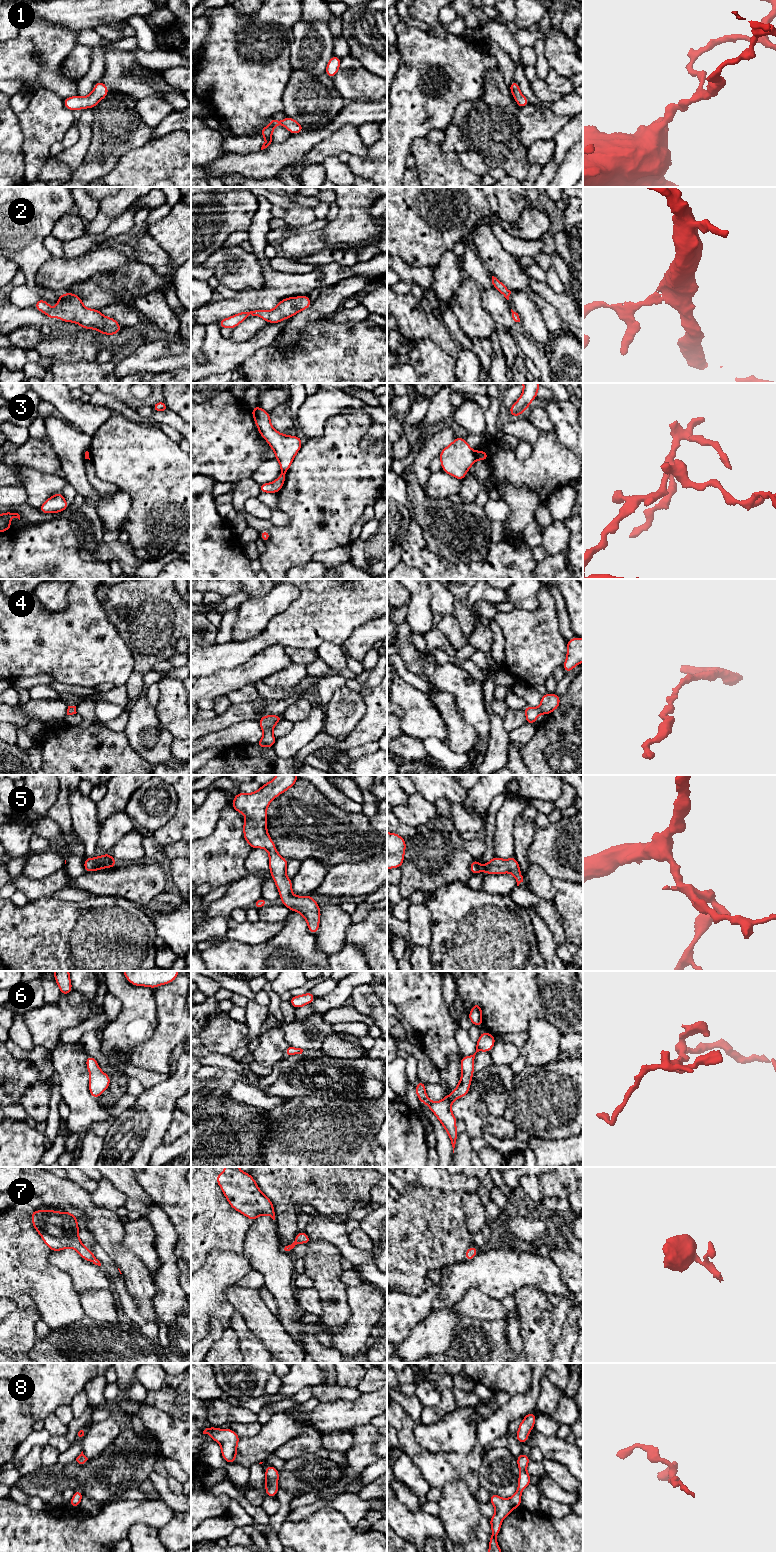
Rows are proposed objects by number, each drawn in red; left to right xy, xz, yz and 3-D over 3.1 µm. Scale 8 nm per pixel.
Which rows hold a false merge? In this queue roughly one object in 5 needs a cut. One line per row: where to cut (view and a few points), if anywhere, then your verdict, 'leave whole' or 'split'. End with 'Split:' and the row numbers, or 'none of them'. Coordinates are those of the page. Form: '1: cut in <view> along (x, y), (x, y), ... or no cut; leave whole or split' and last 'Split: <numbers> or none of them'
1: no cut; leave whole
2: no cut; leave whole
3: cut in yz along (474, 452), (476, 458); split
4: no cut; leave whole
5: no cut; leave whole
6: no cut; leave whole
7: no cut; leave whole
8: no cut; leave whole
Split: 3

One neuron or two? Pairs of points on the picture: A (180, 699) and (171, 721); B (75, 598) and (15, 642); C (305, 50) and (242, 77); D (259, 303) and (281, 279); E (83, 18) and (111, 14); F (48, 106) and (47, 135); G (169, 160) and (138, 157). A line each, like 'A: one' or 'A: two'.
A: one
B: one
C: two
D: one
E: one
F: one
G: one

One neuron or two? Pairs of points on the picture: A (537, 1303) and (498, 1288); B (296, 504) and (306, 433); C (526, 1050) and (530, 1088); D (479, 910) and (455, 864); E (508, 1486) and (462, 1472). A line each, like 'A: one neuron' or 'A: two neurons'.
A: two neurons
B: two neurons
C: two neurons
D: two neurons
E: two neurons

